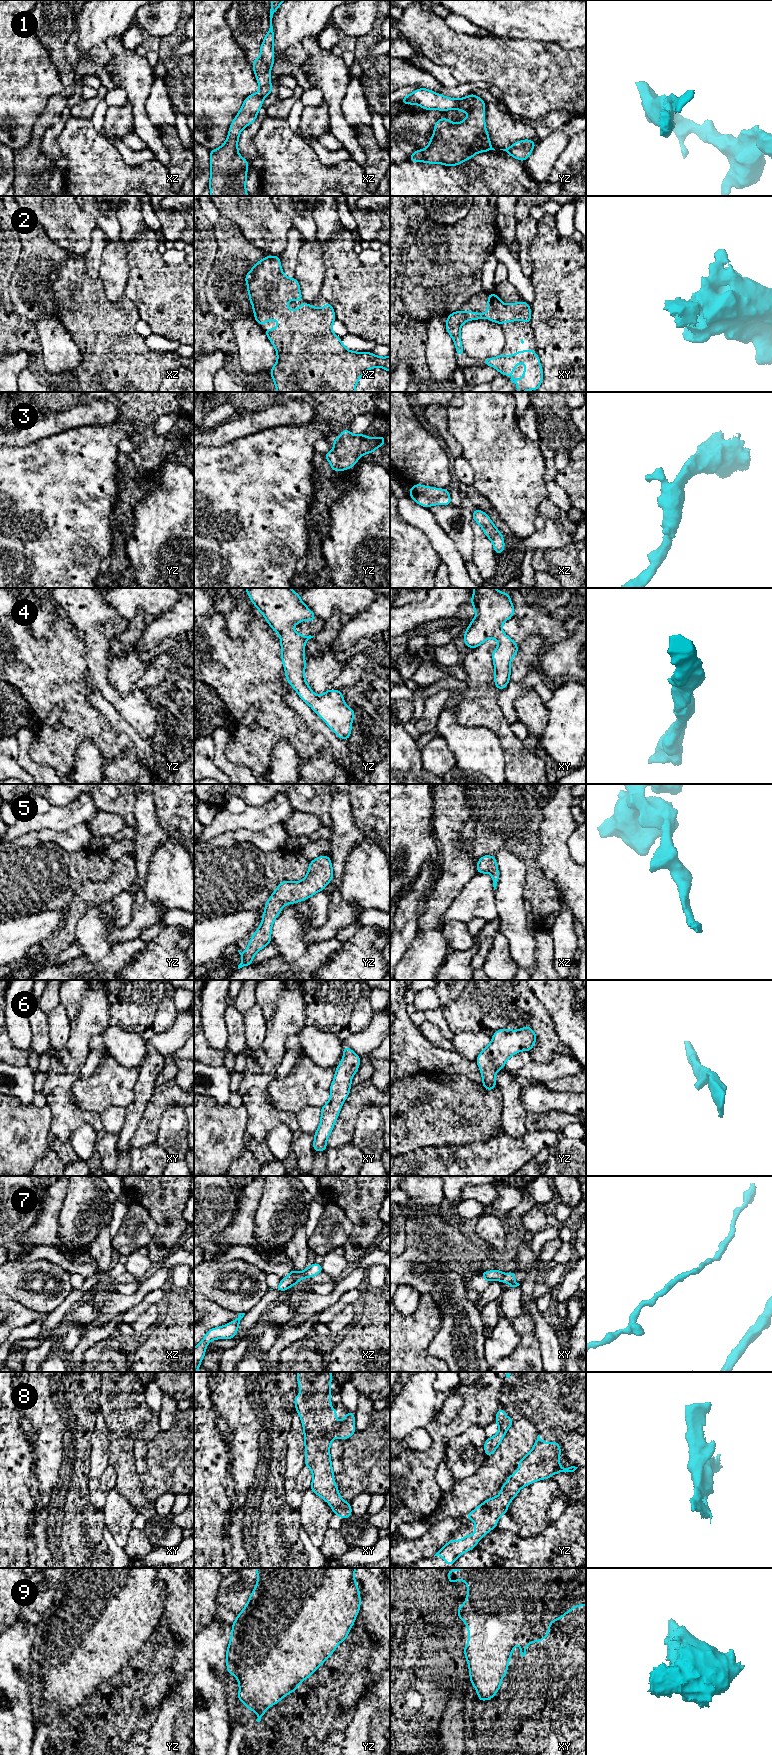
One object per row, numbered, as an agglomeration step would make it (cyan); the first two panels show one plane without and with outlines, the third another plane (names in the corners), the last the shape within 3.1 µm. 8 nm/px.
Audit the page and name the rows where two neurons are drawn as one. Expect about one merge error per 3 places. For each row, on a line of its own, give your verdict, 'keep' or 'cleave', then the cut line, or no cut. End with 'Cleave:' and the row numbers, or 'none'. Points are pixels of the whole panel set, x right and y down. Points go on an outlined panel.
1: cleave; cut in xz along (261, 55), (270, 70)
2: keep; no cut
3: keep; no cut
4: keep; no cut
5: keep; no cut
6: keep; no cut
7: keep; no cut
8: keep; no cut
9: keep; no cut
Cleave: 1

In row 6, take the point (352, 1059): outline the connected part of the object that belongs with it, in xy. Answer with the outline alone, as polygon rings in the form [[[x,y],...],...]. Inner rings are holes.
[[[348,1046],[343,1047],[344,1056],[335,1070],[335,1077],[330,1086],[330,1099],[321,1108],[320,1125],[315,1132],[313,1151],[324,1152],[326,1141],[337,1120],[341,1107],[348,1097],[352,1077],[357,1073],[361,1058]]]

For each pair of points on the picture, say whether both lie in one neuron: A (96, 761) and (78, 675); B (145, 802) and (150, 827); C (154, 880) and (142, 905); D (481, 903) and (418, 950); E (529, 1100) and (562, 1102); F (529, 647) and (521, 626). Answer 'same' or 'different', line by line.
A: different
B: same
C: different
D: different
E: same
F: different

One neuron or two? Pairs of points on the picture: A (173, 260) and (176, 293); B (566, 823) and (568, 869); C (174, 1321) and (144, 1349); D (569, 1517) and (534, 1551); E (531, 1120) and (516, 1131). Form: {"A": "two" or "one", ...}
{"A": "two", "B": "one", "C": "one", "D": "one", "E": "two"}

